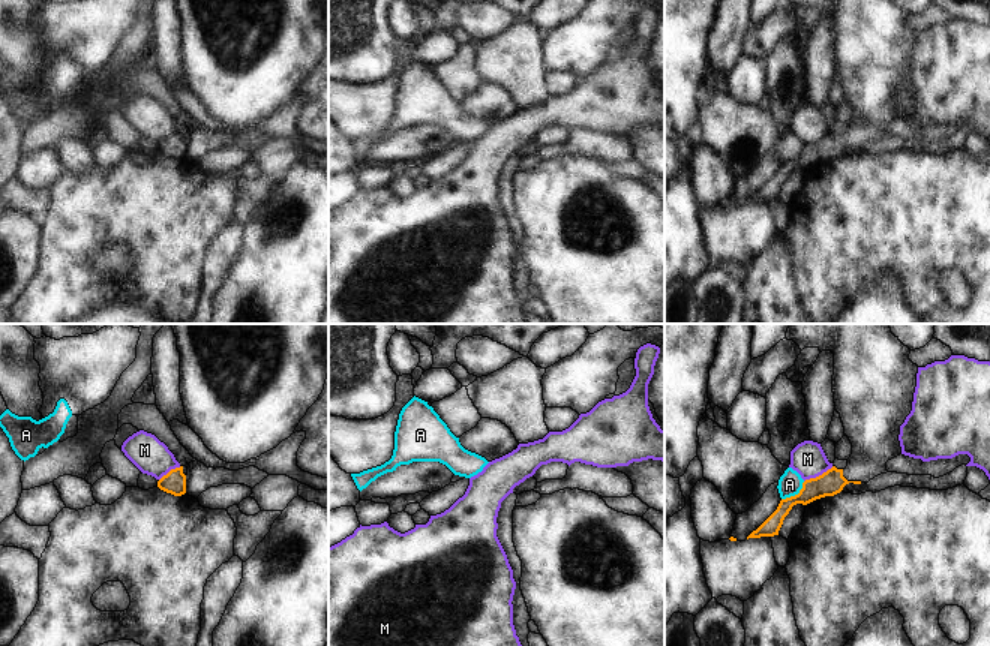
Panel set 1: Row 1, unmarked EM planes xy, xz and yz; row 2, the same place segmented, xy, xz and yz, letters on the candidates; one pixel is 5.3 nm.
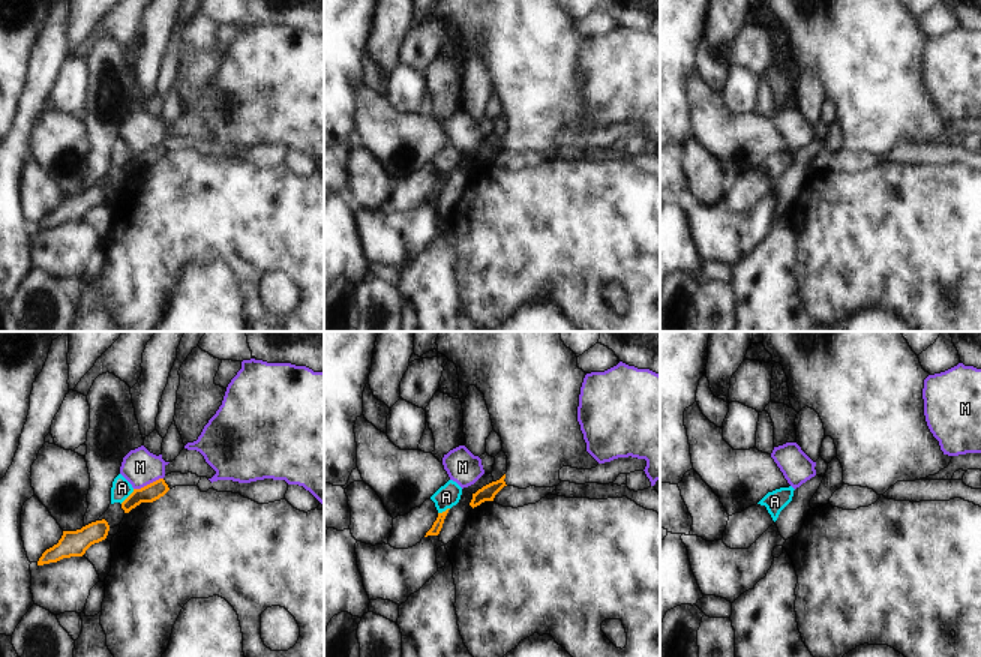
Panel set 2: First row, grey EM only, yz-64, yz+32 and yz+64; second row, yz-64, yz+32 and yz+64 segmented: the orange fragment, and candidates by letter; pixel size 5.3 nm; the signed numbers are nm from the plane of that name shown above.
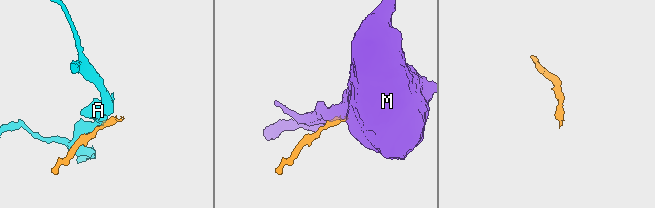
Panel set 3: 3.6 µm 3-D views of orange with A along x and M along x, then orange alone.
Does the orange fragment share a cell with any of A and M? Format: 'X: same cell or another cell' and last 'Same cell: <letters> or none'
A: another cell
M: another cell
Same cell: none

